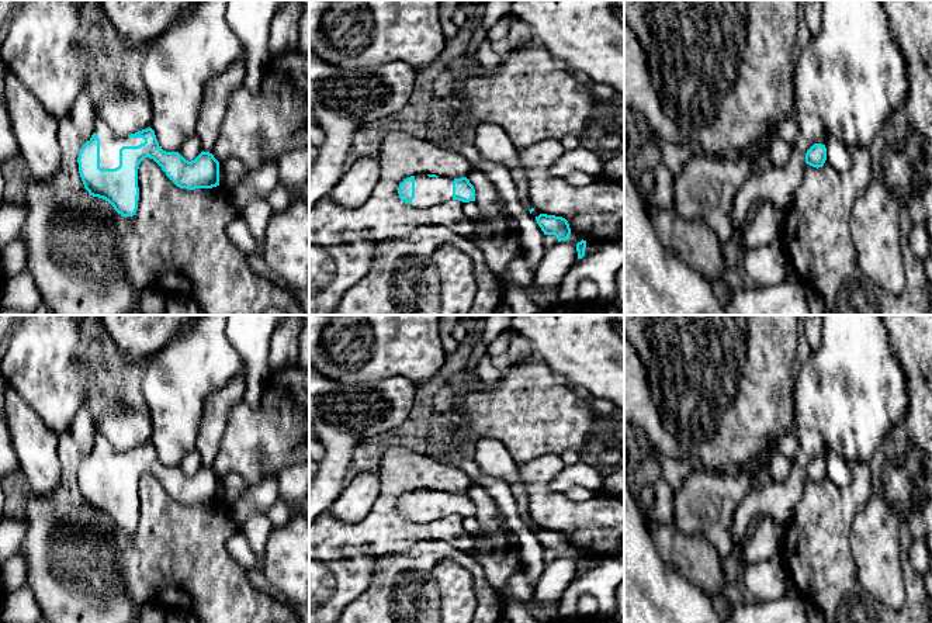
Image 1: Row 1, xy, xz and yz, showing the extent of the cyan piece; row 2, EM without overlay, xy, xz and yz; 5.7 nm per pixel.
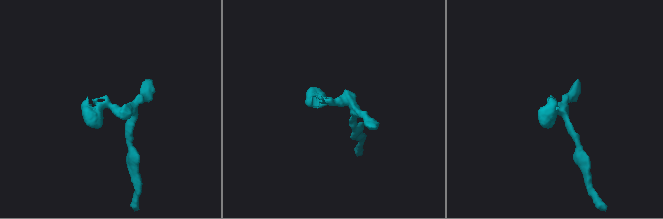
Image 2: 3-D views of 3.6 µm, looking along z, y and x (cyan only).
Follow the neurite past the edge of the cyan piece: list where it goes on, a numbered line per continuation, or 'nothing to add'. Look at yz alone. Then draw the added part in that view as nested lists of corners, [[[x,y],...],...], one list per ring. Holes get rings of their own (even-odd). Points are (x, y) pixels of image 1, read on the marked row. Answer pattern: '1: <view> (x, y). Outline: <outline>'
nothing to add

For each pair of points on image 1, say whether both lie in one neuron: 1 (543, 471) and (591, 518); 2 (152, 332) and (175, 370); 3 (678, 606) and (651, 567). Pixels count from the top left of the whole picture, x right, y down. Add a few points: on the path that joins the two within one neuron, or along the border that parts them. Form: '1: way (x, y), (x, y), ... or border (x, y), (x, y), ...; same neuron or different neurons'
1: way (543, 488), (567, 515), (574, 515); same neuron
2: border (175, 335), (156, 352); different neurons
3: way (668, 596), (651, 577); same neuron

